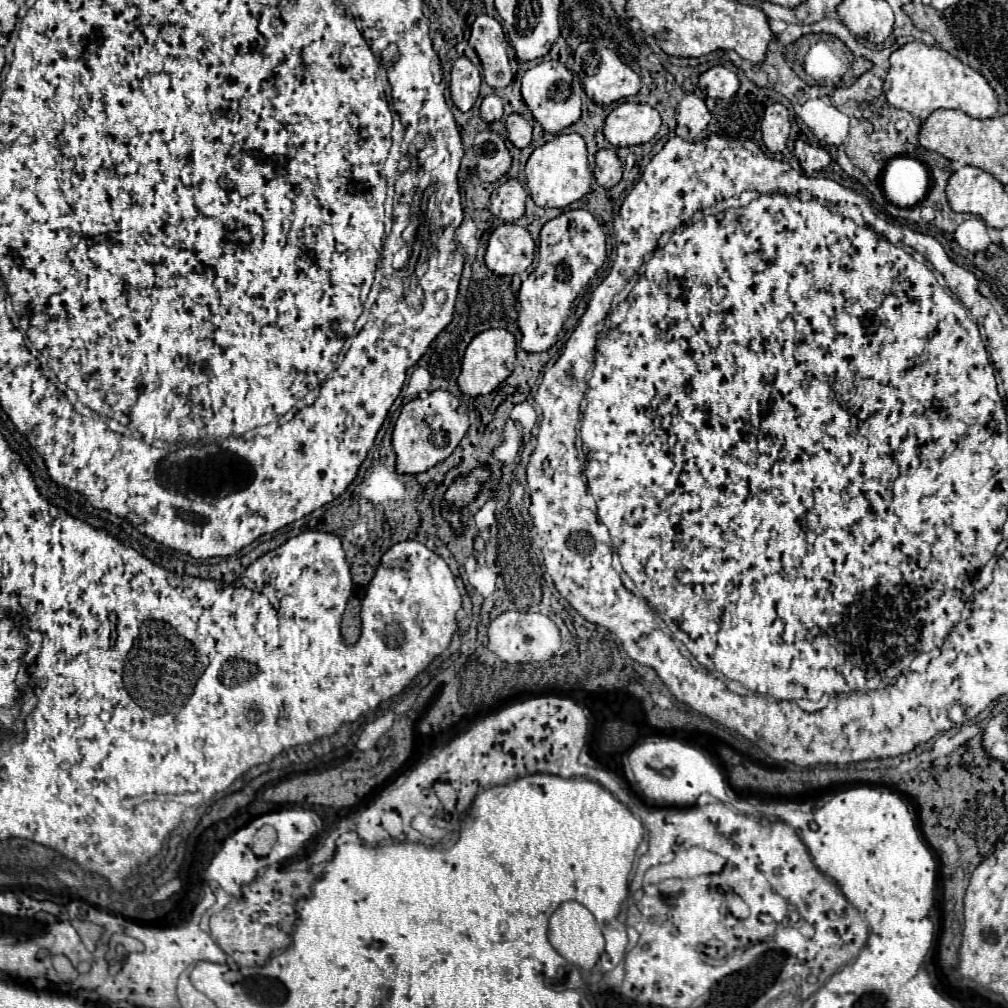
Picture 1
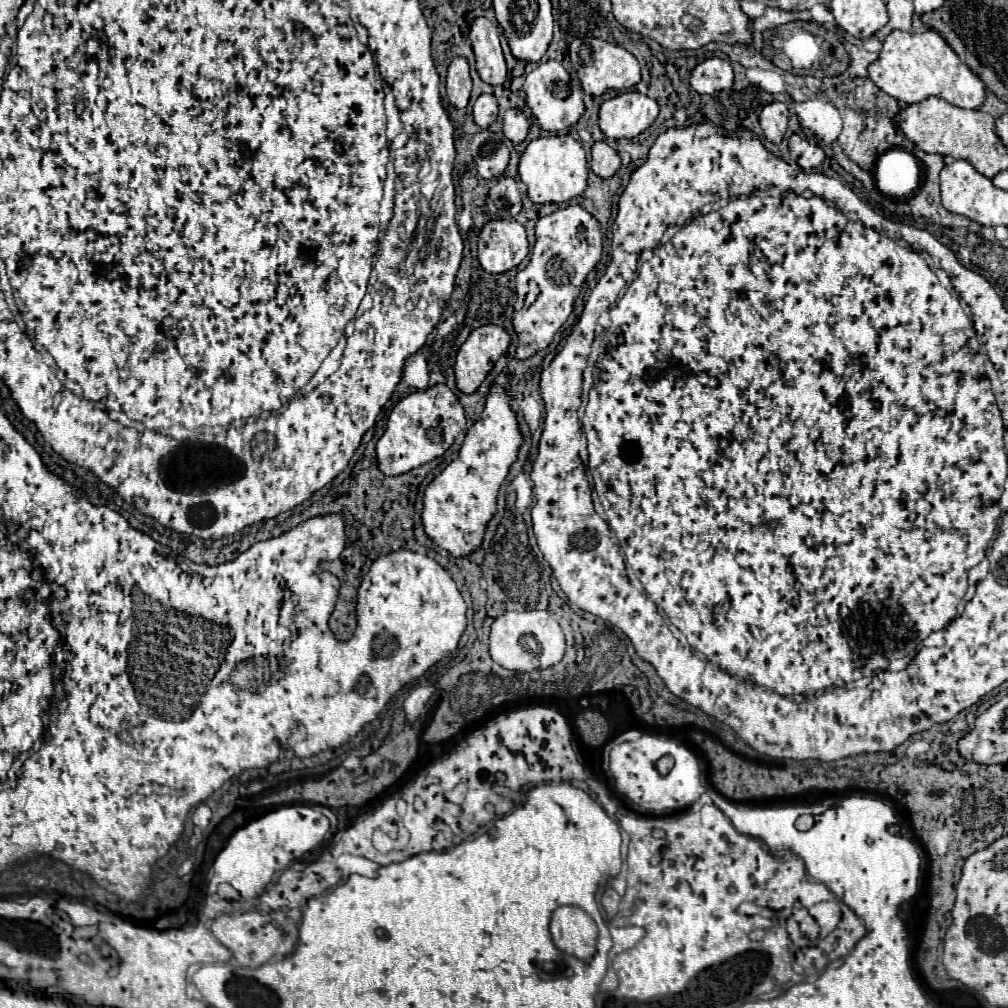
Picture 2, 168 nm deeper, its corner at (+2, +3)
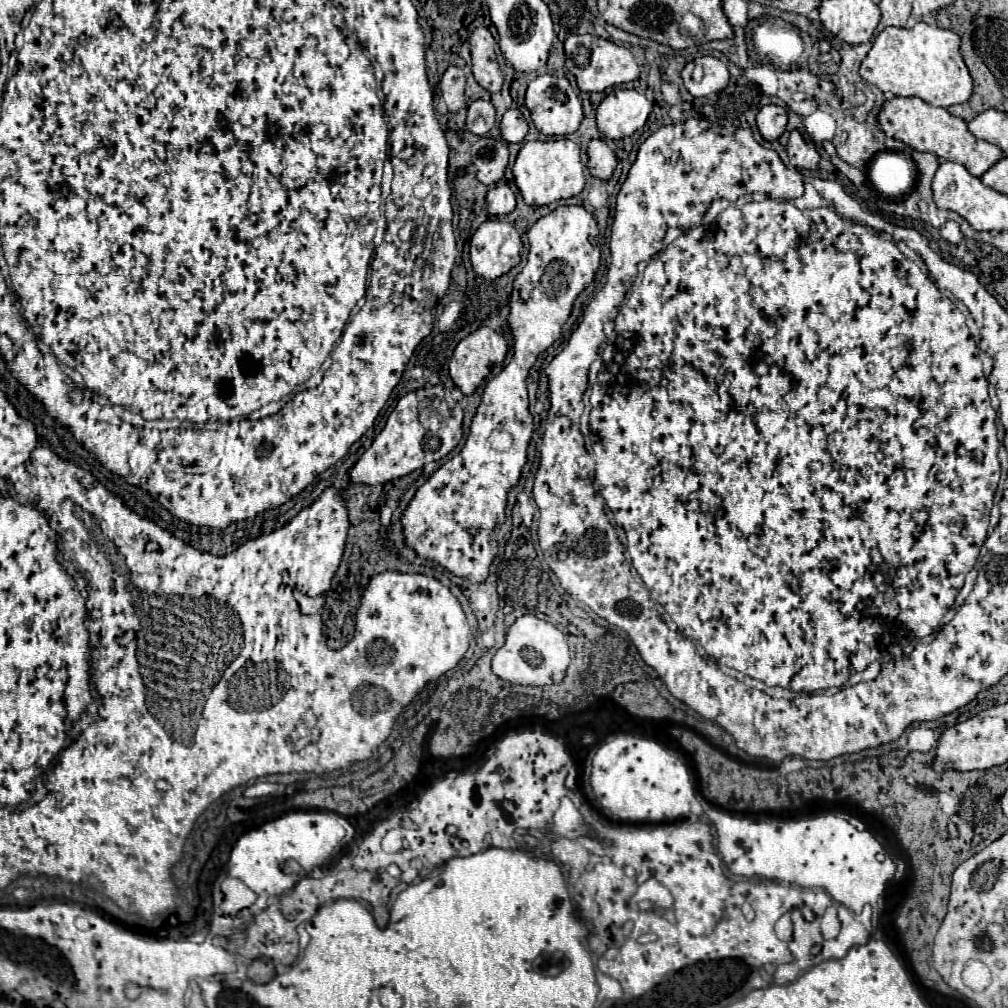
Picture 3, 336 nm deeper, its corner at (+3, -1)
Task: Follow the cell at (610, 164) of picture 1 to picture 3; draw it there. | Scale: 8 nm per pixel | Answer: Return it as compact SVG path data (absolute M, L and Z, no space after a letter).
M591 139L587 145L587 167L589 173L597 179L609 179L617 167L615 153L609 149L609 145L603 139Z

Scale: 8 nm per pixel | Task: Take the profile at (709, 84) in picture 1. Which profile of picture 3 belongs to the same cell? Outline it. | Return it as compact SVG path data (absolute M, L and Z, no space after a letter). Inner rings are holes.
M705 55L705 57L699 57L691 63L687 63L681 71L681 77L683 77L683 83L687 87L687 91L693 95L693 97L705 97L705 95L711 95L711 93L719 93L727 87L729 83L729 71L727 71L727 65L711 55ZM693 65L701 65L703 67L703 77L701 81L693 81L691 73L693 73Z

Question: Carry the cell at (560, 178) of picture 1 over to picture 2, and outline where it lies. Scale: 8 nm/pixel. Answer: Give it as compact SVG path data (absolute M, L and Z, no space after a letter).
M552 135L540 137L528 143L518 165L520 181L528 187L528 197L532 203L564 203L578 197L586 189L588 166L586 151L580 141L572 135Z

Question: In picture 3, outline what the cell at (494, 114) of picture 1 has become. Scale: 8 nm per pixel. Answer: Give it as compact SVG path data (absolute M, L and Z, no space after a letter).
M473 101L467 109L467 129L473 135L487 135L495 125L495 107L489 101Z

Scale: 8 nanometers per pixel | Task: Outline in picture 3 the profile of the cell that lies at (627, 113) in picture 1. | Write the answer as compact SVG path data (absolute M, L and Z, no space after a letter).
M613 89L597 107L597 127L609 139L623 139L641 129L653 105L635 89Z

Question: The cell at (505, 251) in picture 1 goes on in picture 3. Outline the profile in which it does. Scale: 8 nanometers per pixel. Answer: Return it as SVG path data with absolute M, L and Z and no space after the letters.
M489 219L471 237L471 265L477 275L497 279L519 263L521 237L511 223Z

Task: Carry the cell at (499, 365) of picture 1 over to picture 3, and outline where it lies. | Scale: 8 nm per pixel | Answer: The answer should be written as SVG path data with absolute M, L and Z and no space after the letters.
M481 327L461 339L449 361L449 375L453 383L471 395L493 371L493 367L505 361L507 341L491 327Z

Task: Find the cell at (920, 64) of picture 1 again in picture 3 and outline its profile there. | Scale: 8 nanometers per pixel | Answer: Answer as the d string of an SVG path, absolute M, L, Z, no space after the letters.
M915 23L911 29L885 27L873 41L871 51L861 61L861 77L879 87L885 95L919 97L937 107L965 103L971 97L973 81L961 57L961 37L937 25Z

